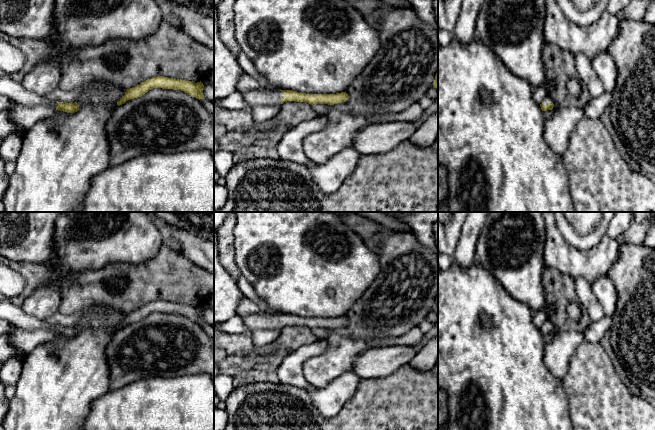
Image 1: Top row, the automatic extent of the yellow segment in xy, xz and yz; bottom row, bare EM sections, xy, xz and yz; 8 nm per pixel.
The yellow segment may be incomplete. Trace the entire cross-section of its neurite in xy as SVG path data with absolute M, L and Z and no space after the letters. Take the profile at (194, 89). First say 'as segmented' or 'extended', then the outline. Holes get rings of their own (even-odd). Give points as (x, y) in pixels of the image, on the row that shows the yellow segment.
as segmented; M157 76L147 79L135 87L127 89L125 95L117 102L117 105L120 106L128 100L141 97L153 88L180 90L199 100L205 99L203 95L204 85L201 81L194 83L181 79Z

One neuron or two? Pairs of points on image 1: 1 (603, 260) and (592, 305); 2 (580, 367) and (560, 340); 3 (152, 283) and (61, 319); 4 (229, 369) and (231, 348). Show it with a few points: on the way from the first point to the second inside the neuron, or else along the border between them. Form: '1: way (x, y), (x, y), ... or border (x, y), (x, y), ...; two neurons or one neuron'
1: border (575, 278), (584, 278), (590, 284); two neurons
2: border (584, 340), (571, 355), (567, 371), (563, 376); two neurons
3: border (58, 310), (64, 314), (80, 312); two neurons
4: way (234, 364), (236, 353); one neuron

